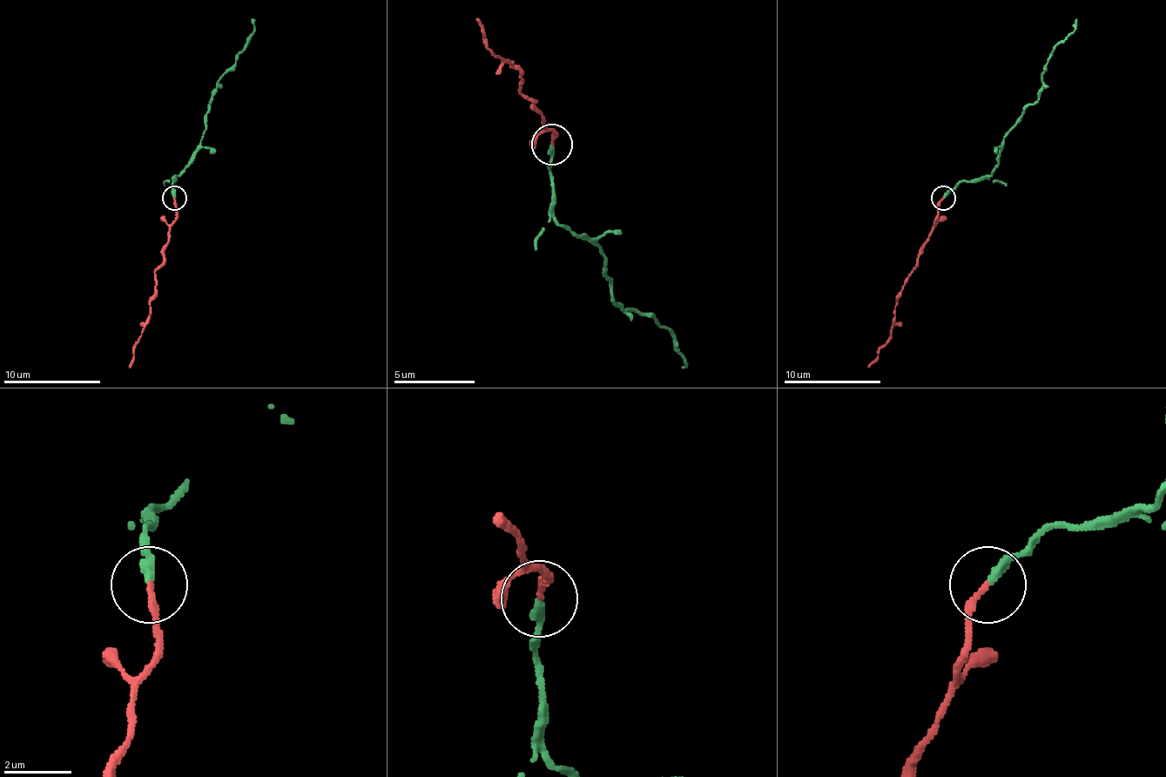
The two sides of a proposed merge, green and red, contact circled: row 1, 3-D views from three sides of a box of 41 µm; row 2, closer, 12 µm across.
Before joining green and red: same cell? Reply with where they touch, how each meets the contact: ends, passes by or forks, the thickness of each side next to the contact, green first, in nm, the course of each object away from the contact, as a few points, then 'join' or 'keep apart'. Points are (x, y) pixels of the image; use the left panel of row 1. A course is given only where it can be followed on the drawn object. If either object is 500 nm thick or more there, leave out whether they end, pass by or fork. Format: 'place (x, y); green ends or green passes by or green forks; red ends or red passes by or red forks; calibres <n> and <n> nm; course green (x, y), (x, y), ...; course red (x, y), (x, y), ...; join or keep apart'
place (174, 198); green ends; red ends; calibres 280 and 190 nm; course green (174, 197), (174, 178), (189, 163), (192, 153), (201, 141), (208, 103), (218, 78), (254, 30), (252, 18); course red (174, 197), (170, 240), (165, 246), (162, 265), (155, 272), (155, 296), (151, 301), (151, 318), (129, 367); join

